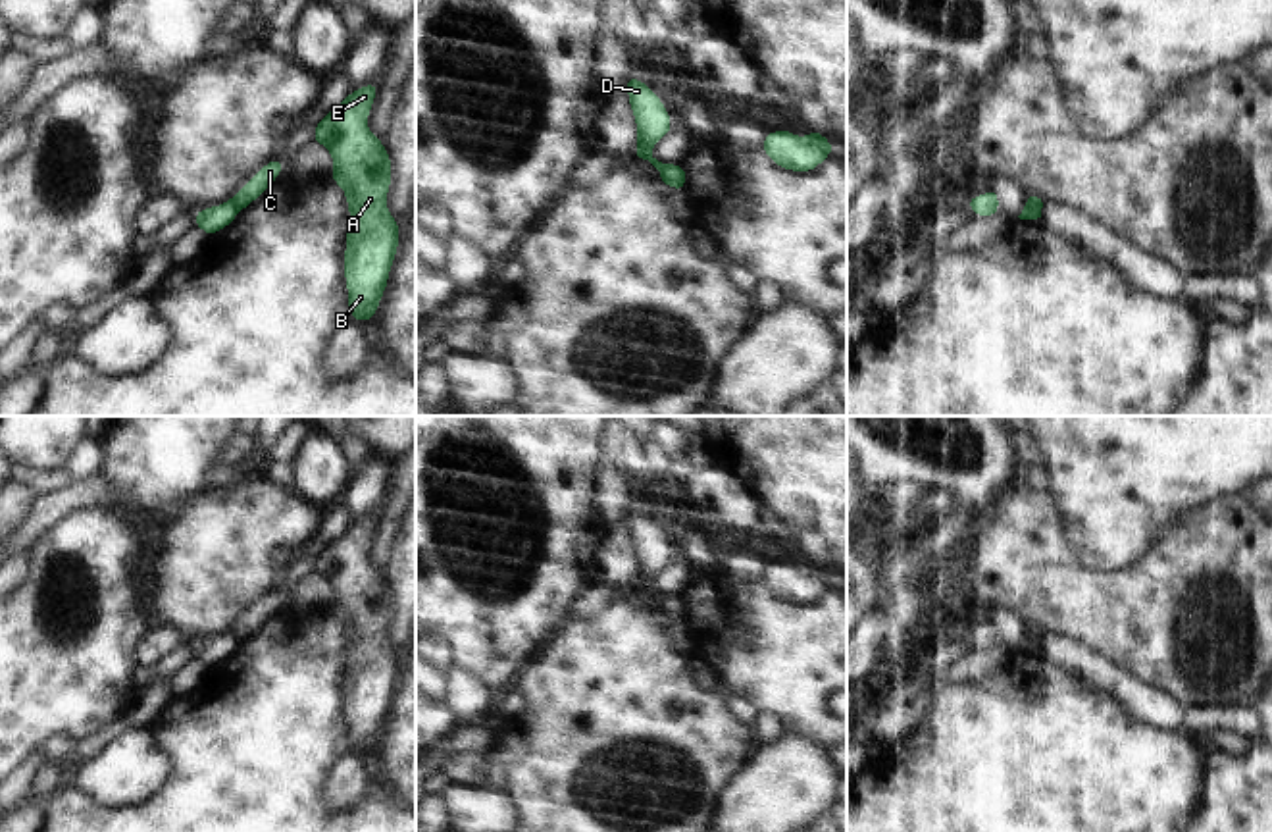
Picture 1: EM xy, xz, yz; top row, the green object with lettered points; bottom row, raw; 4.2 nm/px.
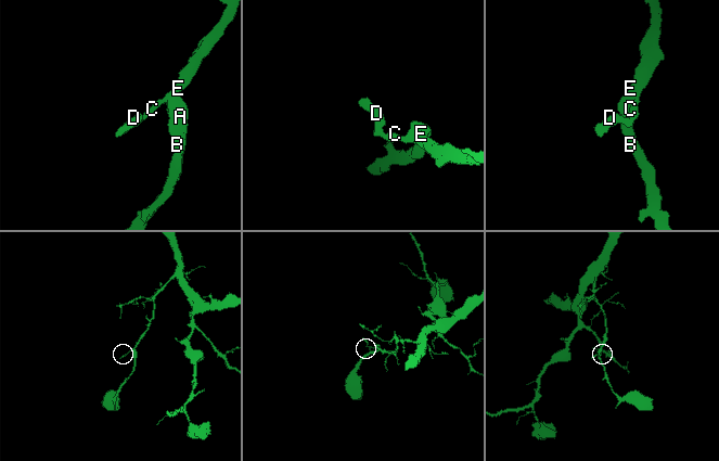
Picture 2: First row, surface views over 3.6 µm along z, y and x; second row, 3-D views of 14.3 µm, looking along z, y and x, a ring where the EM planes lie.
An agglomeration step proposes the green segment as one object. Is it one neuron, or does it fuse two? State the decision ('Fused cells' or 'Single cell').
Fused cells

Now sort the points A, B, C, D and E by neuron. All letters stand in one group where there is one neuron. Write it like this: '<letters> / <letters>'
A B C E / D

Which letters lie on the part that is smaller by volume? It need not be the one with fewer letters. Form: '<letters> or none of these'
D

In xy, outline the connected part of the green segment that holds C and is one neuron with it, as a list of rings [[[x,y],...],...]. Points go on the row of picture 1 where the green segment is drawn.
[[[277,156],[275,160],[267,162],[262,169],[258,169],[256,175],[250,177],[248,183],[233,195],[231,202],[235,204],[235,208],[242,210],[250,206],[266,189],[269,189],[275,183],[283,168],[285,164]]]

